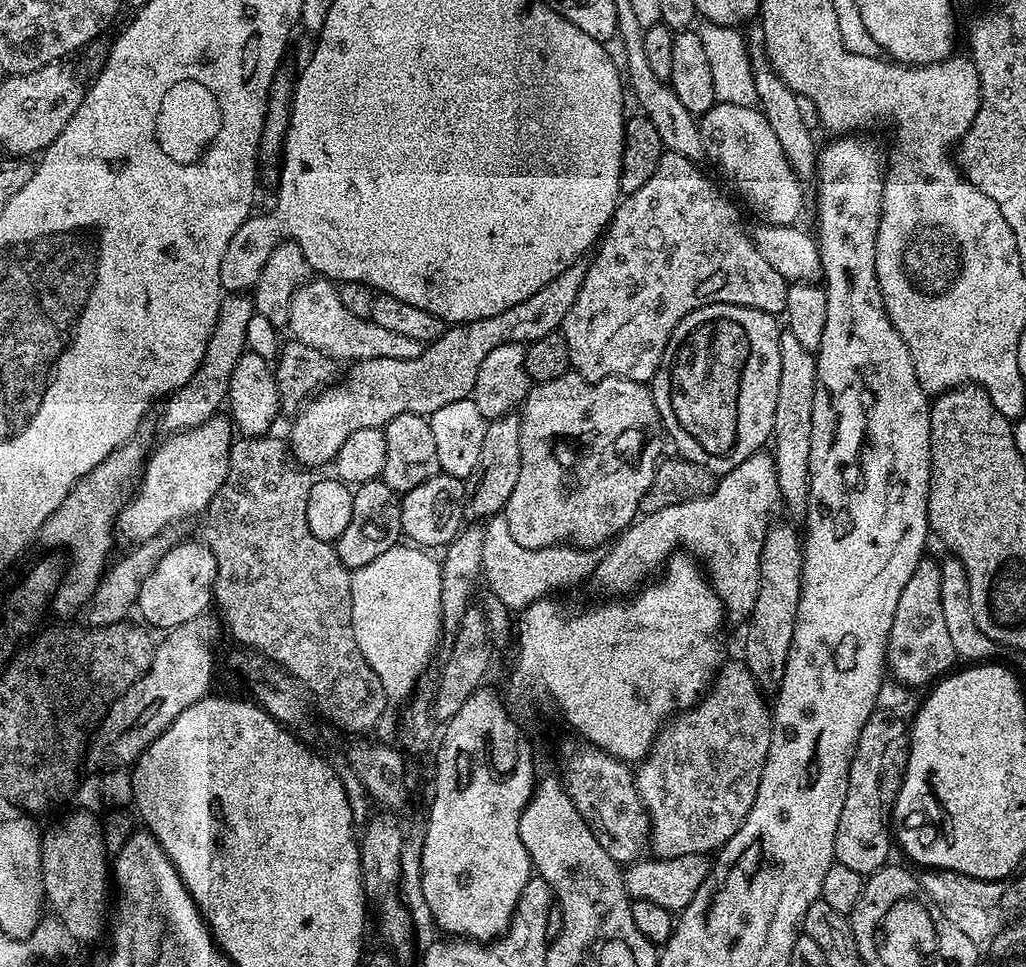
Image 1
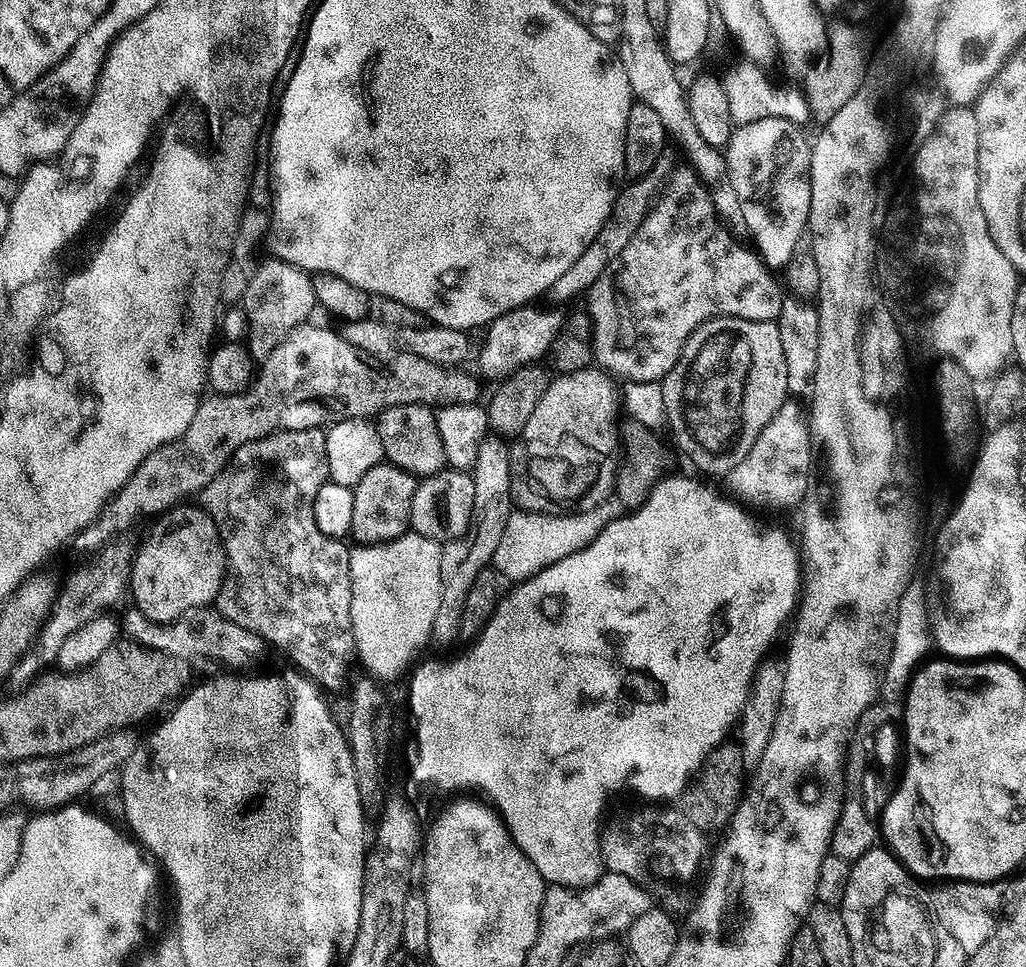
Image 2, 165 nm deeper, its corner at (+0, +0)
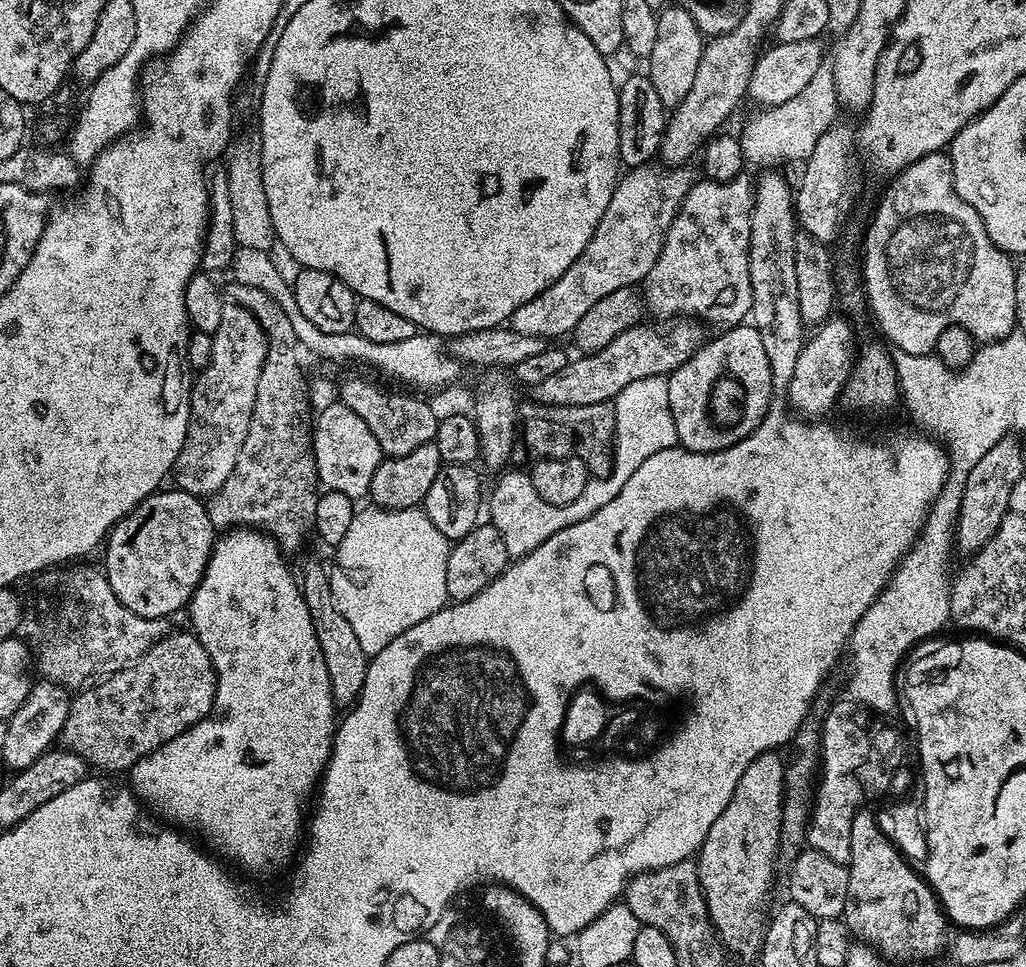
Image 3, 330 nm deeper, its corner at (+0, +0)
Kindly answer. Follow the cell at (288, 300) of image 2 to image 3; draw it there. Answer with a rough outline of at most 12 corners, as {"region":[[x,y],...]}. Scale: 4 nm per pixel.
{"region":[[225,303],[171,470],[211,498],[250,430],[268,346]]}

